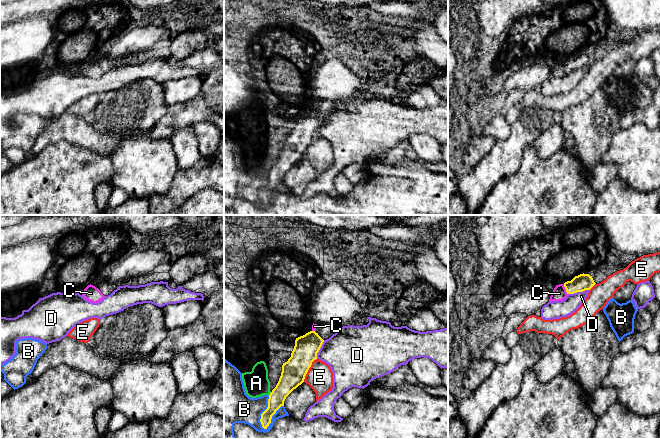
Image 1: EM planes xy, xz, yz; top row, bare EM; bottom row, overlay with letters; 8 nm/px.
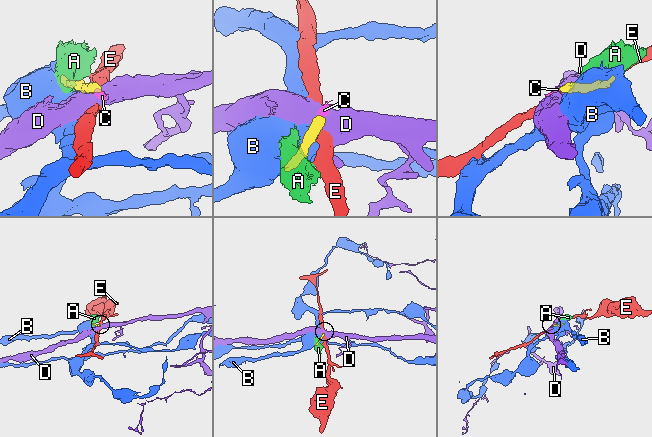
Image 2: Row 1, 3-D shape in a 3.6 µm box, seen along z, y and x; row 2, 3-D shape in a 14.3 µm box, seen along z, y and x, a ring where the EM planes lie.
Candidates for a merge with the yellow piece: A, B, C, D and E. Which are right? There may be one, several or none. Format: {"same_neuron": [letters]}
{"same_neuron": ["C"]}

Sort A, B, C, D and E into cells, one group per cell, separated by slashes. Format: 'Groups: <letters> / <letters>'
Groups: A / B / C / D / E

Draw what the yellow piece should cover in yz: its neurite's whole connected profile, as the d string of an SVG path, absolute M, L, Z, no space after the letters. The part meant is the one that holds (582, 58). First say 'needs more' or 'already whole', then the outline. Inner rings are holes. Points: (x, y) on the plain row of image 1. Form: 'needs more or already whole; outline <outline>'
needs more; outline M580 50L575 52L571 57L556 61L550 72L549 78L563 77L568 70L590 66L595 60L592 52L589 50Z

